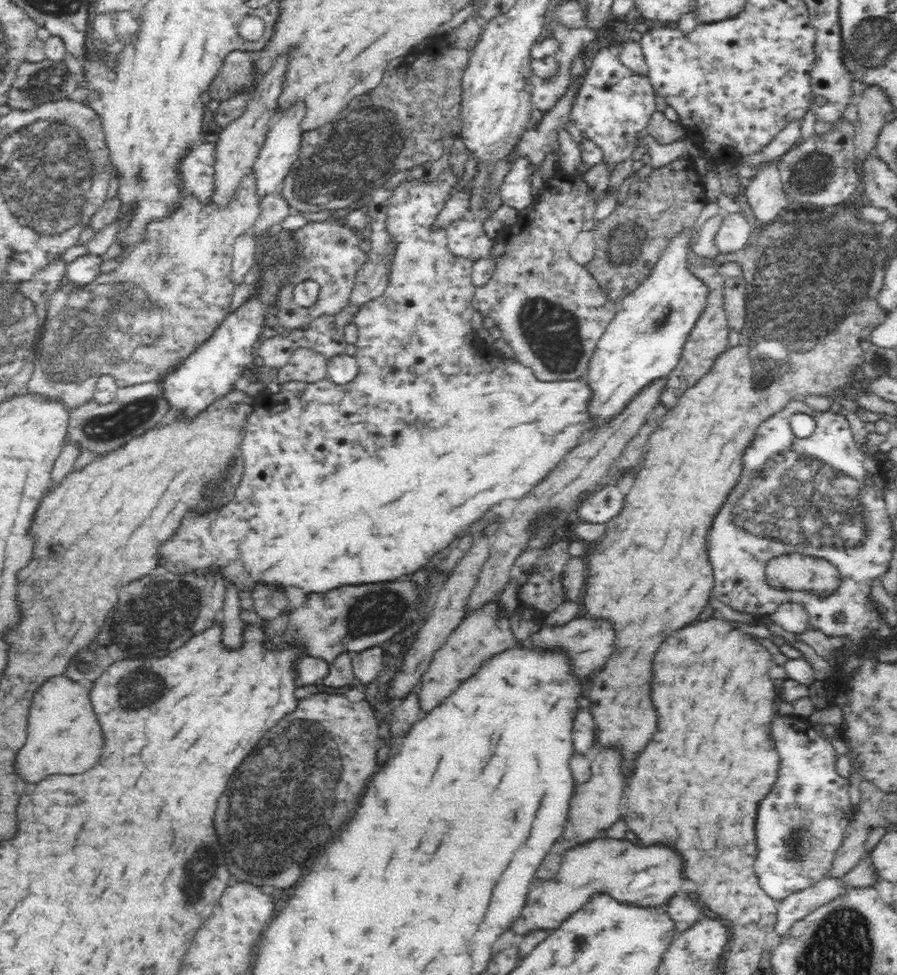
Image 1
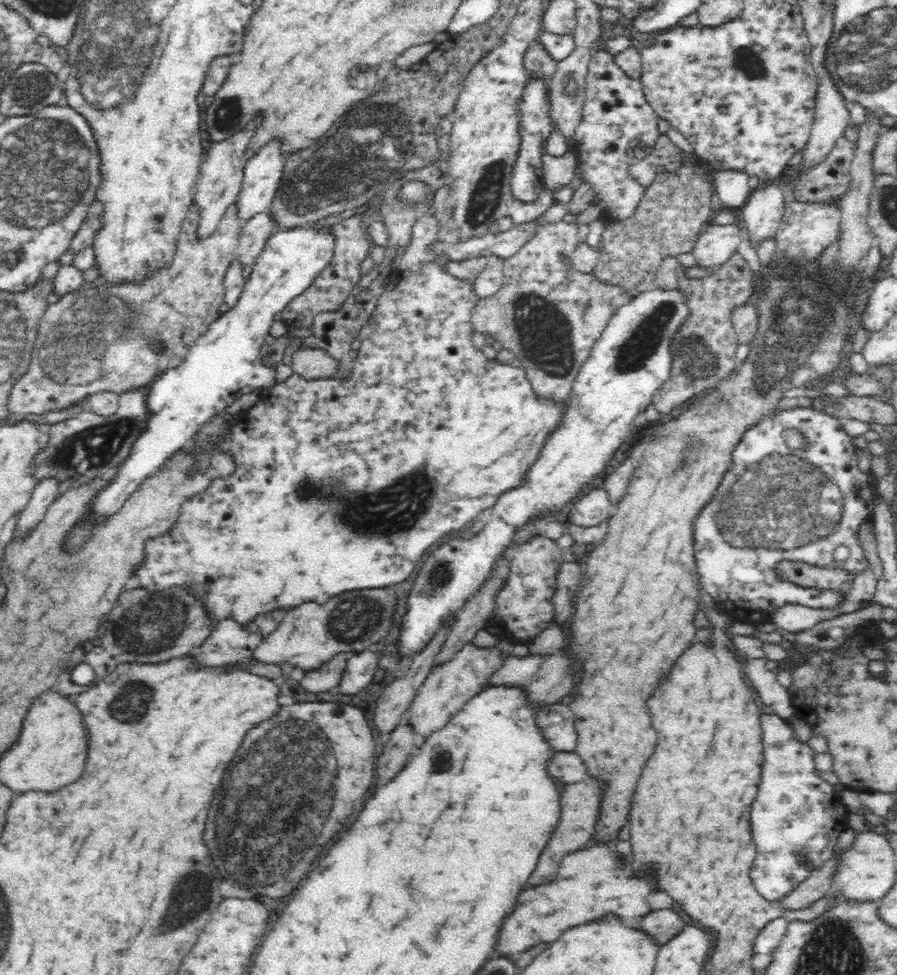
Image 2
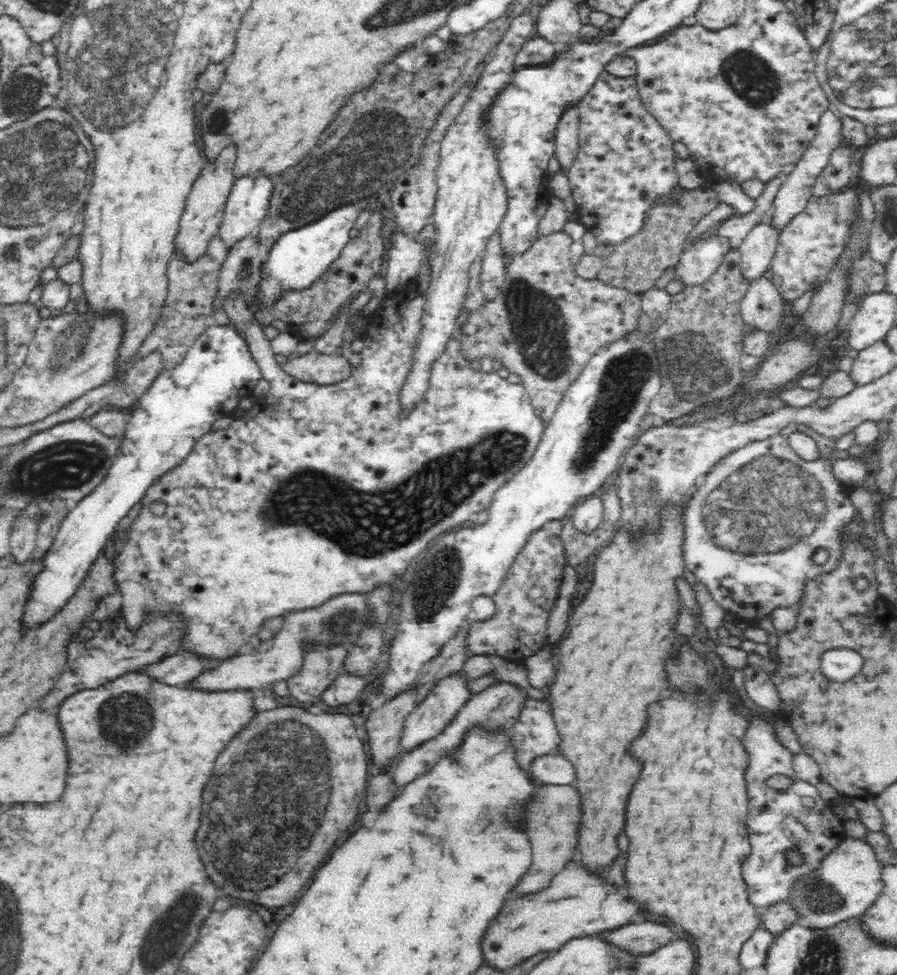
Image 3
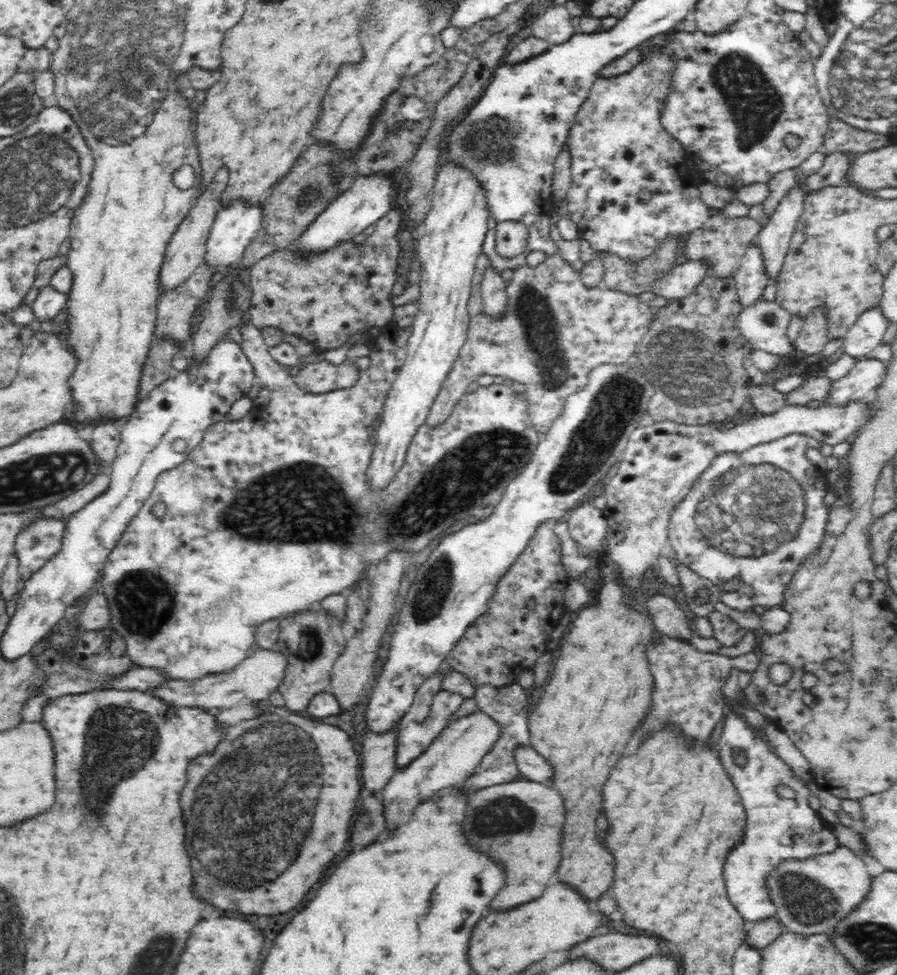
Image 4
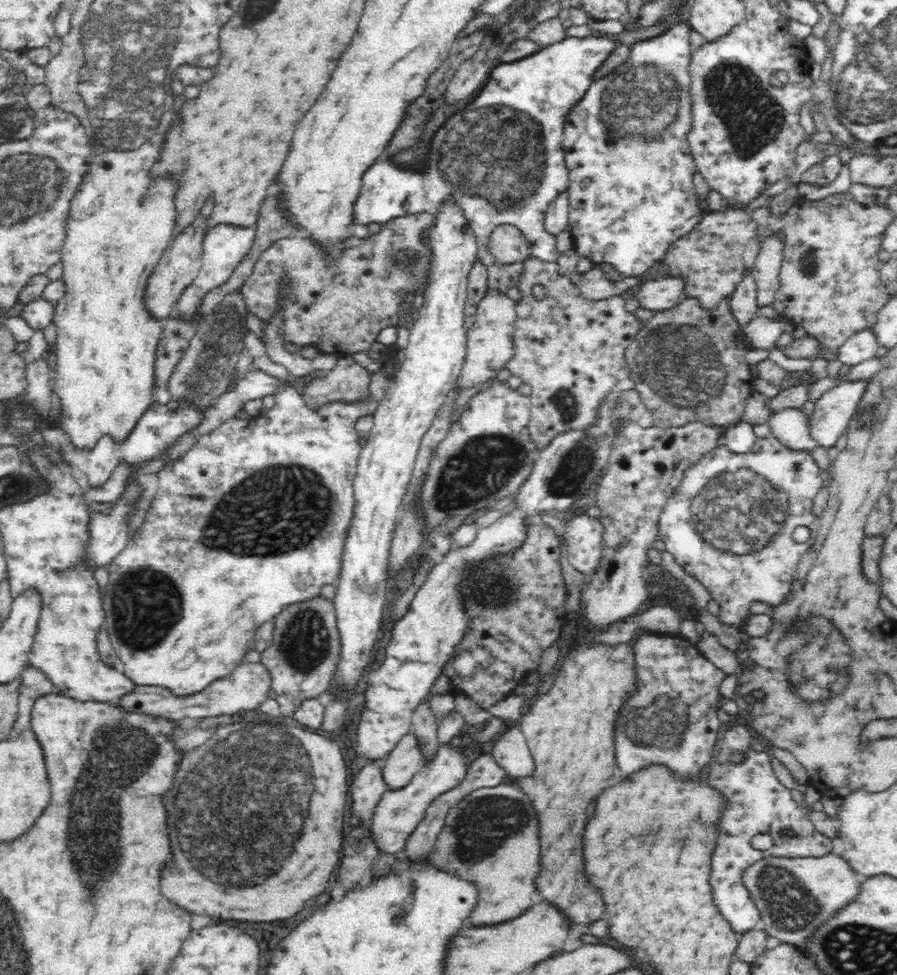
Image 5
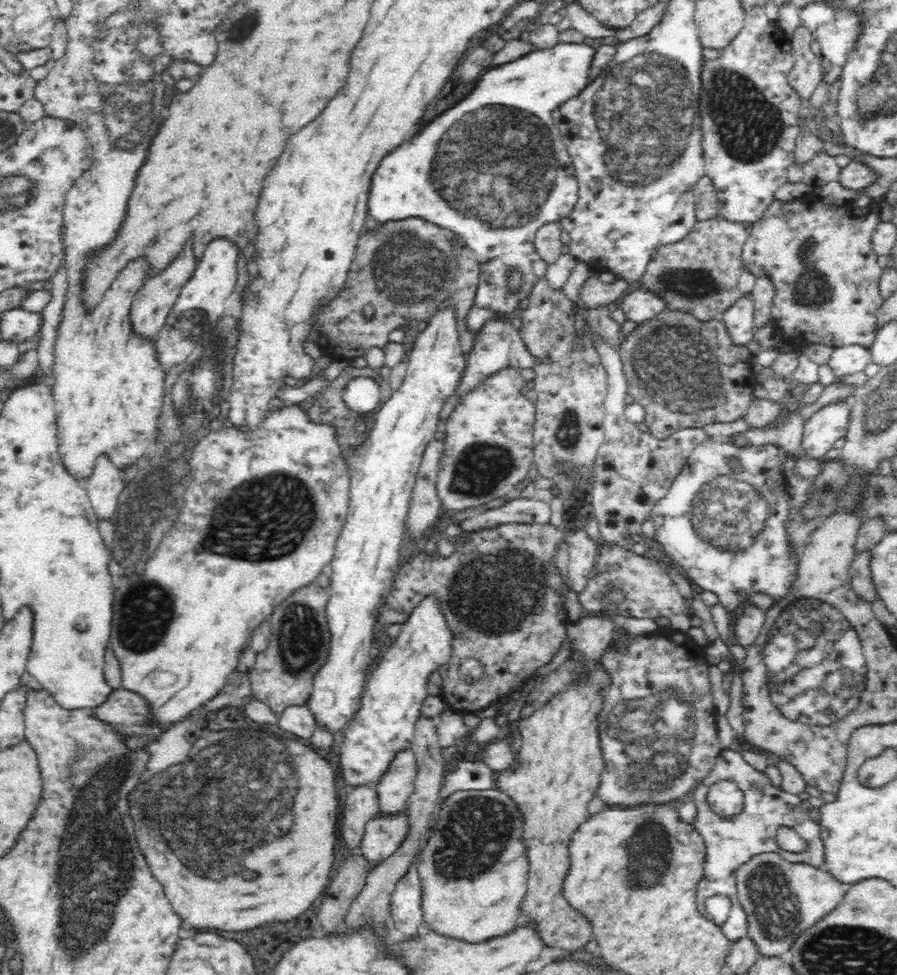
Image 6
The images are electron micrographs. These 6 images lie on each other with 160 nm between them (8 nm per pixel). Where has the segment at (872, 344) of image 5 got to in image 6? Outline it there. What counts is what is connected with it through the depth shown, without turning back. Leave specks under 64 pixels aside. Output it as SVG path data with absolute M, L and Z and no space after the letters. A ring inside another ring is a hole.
M849 344L834 349L828 365L832 368L835 378L842 378L863 371L870 363L873 363L870 347Z

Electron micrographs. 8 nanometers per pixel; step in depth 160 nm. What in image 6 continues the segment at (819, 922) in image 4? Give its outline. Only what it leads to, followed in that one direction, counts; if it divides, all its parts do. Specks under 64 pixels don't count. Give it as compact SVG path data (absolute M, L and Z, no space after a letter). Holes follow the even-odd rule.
M762 853L753 856L746 864L737 870L736 882L738 900L748 913L748 937L756 941L760 954L766 956L780 956L789 950L794 940L804 930L814 926L826 914L830 914L842 902L851 884L844 883L834 877L826 868L806 863L791 863L776 853Z

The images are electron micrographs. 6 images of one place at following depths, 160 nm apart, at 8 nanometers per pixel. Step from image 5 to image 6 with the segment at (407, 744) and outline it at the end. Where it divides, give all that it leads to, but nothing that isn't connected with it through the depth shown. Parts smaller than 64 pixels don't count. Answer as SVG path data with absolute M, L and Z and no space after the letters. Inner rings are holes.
M411 747L399 750L374 785L380 799L380 811L393 813L406 807L409 796L414 792L416 777L414 751Z

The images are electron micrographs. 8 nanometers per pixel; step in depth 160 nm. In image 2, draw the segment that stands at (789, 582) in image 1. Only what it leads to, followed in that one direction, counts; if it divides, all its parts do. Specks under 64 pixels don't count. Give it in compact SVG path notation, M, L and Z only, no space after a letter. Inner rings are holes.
M779 560L775 564L775 573L781 580L798 586L836 590L844 594L844 598L850 592L850 586L856 577L850 576L850 572L842 572L842 568L820 567L792 560Z

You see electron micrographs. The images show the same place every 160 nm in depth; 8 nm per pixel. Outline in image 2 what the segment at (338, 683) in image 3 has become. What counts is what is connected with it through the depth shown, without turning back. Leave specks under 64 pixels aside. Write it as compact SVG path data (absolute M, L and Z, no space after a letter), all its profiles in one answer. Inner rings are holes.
M368 649L356 653L347 660L344 676L335 692L346 695L358 694L372 682L376 670L378 670L378 654L376 652Z

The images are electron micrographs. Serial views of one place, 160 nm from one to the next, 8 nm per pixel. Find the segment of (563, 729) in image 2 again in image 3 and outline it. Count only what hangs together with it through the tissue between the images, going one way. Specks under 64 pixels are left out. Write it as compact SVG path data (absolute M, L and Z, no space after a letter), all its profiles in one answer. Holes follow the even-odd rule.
M532 700L522 710L521 718L511 728L514 747L518 749L518 761L522 756L522 767L562 746L562 736L554 724L552 706L548 702Z

